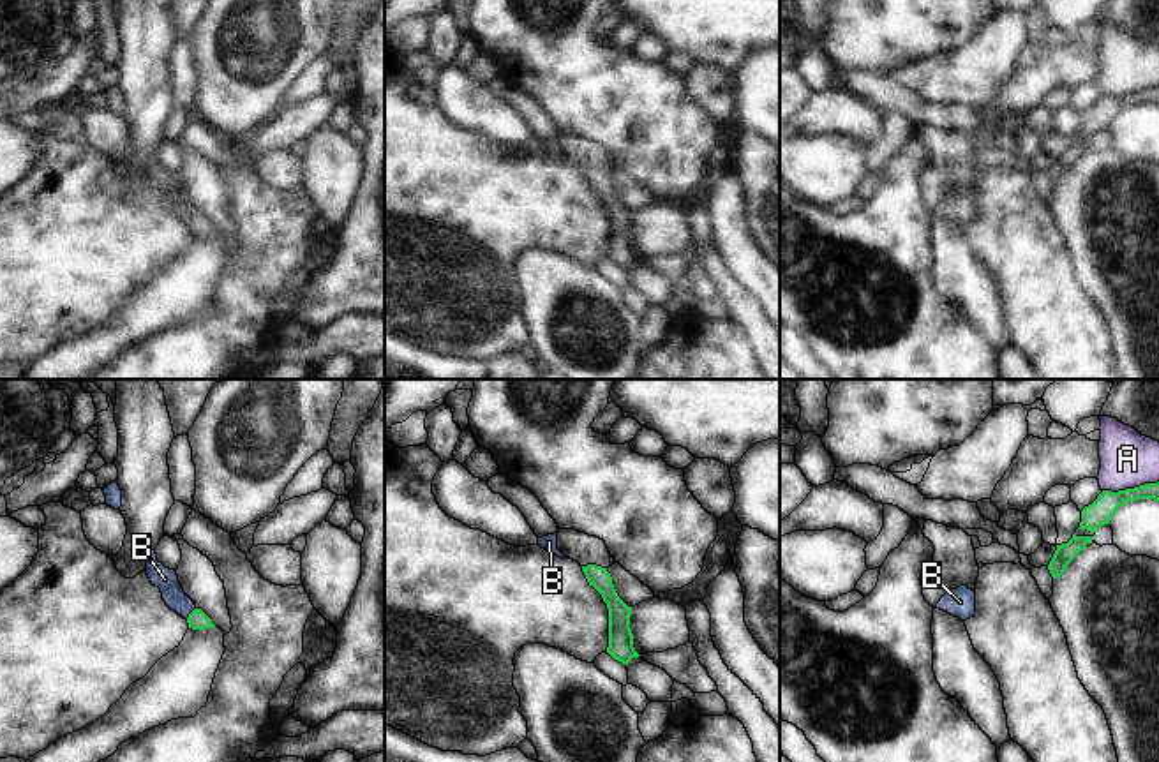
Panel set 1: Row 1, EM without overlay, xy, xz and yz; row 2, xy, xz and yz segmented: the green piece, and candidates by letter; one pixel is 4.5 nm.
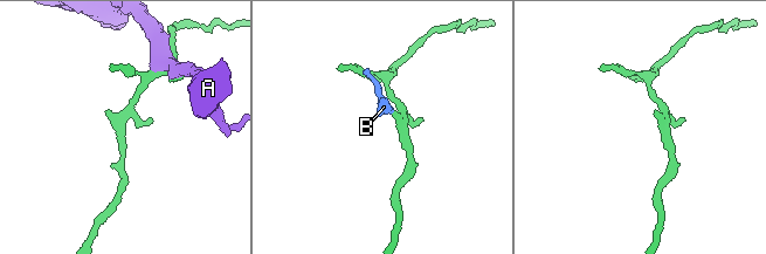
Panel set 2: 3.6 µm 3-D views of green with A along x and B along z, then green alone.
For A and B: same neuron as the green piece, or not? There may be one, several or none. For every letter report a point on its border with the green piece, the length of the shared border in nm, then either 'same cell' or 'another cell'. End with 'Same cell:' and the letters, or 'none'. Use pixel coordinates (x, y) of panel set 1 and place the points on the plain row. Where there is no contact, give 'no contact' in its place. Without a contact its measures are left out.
A: yz (1129, 94) | 260 nm | another cell
B: xy (191, 217) | 70 nm | same cell
Same cell: B

